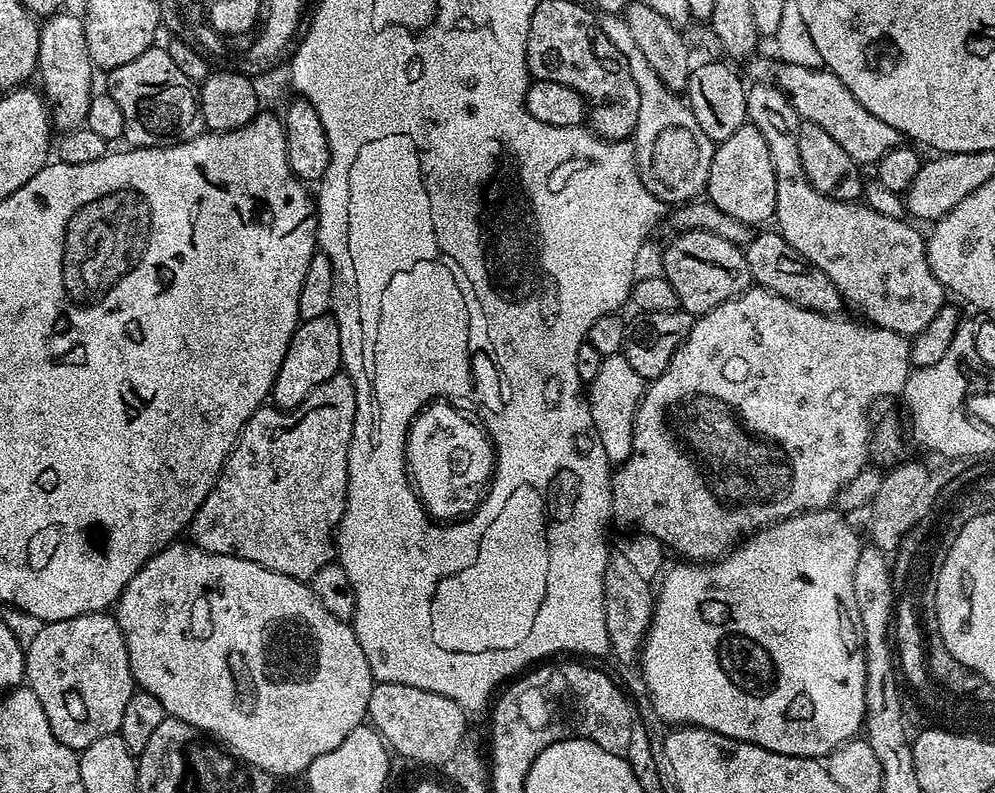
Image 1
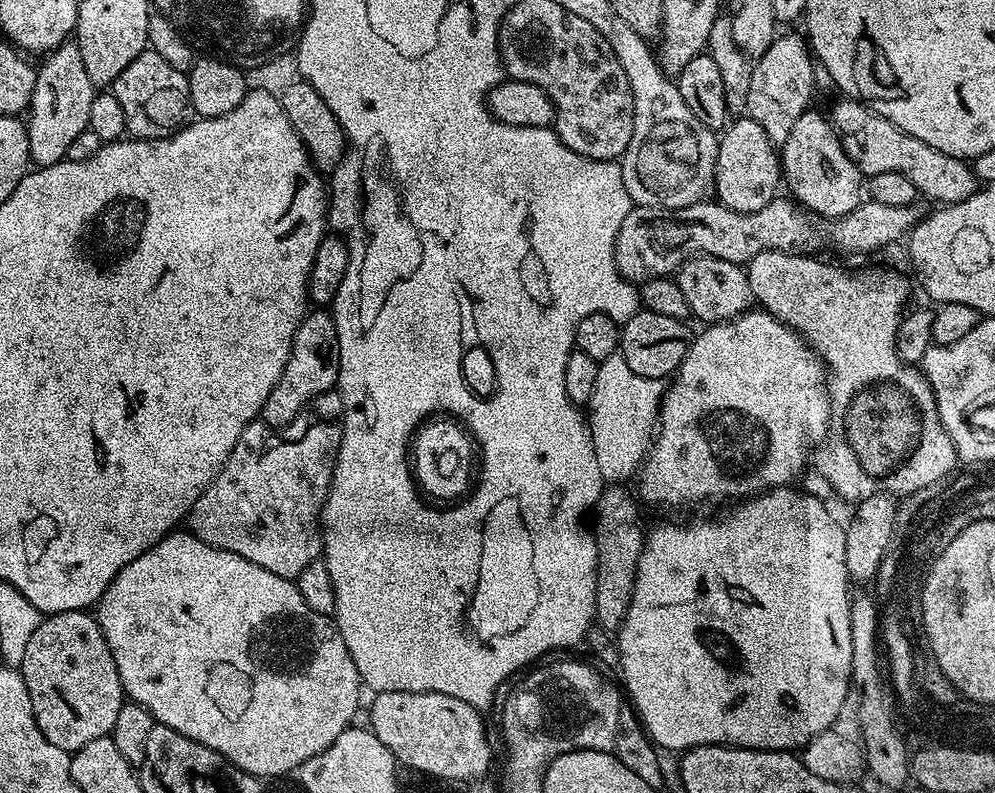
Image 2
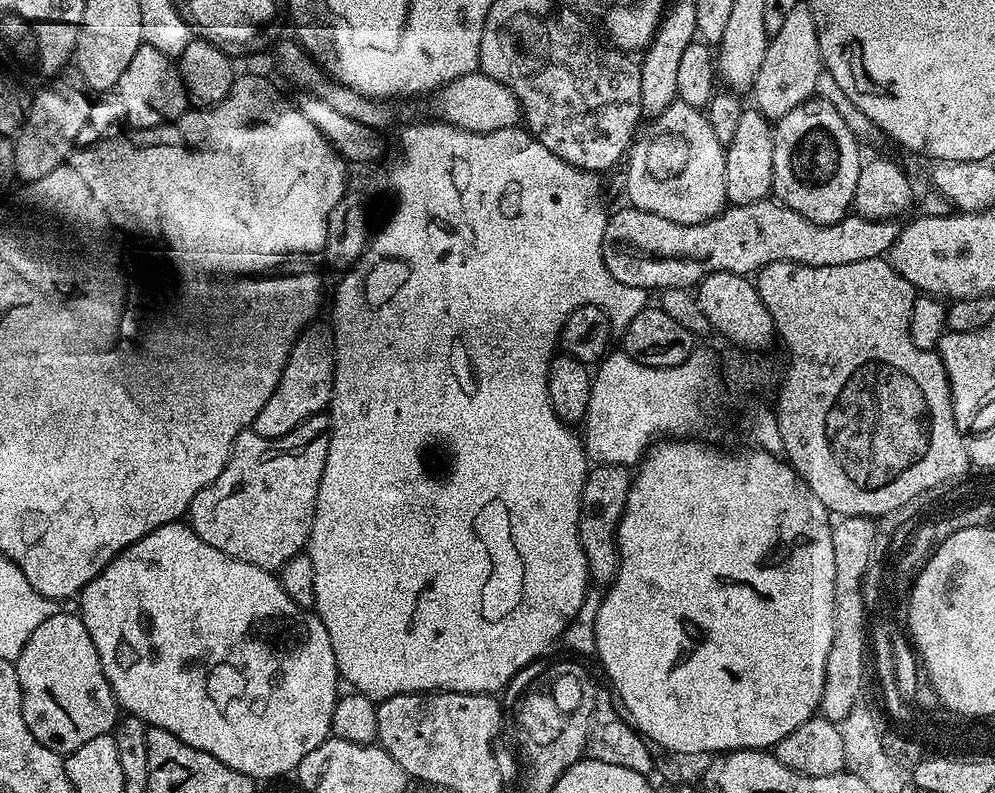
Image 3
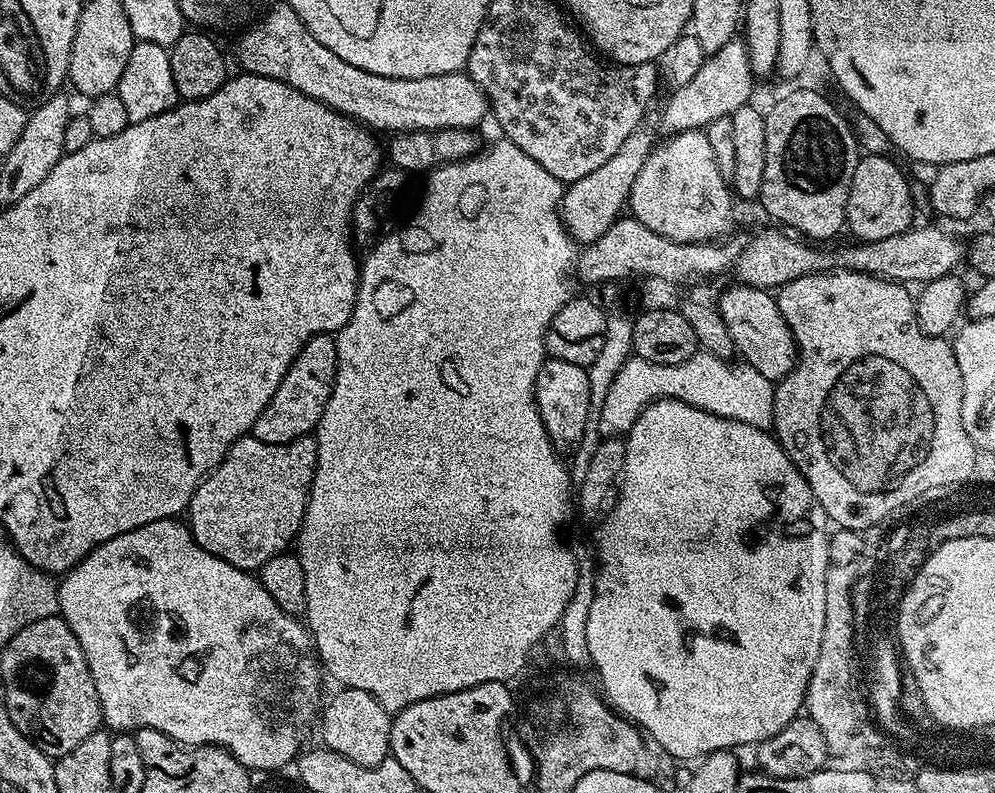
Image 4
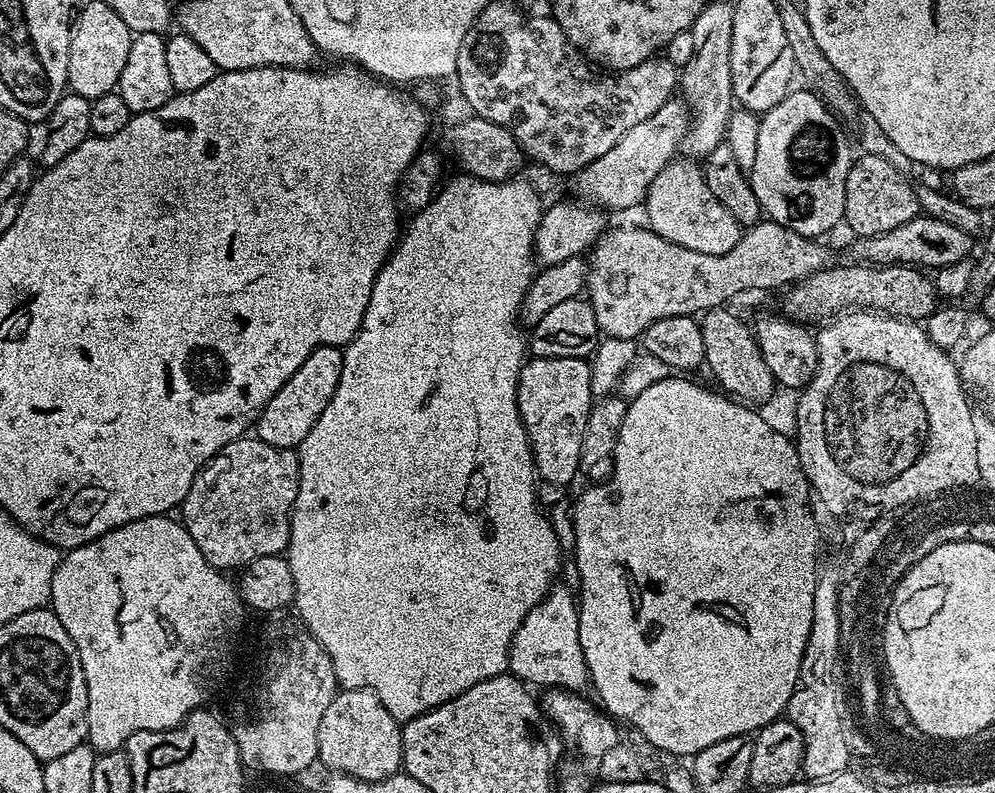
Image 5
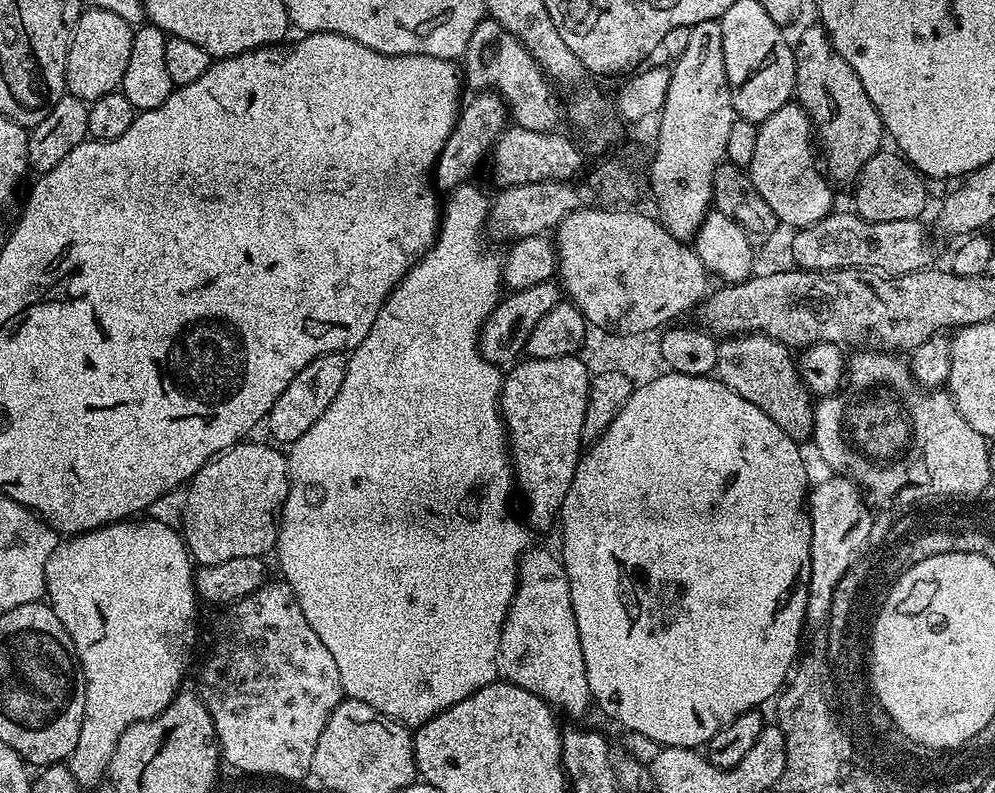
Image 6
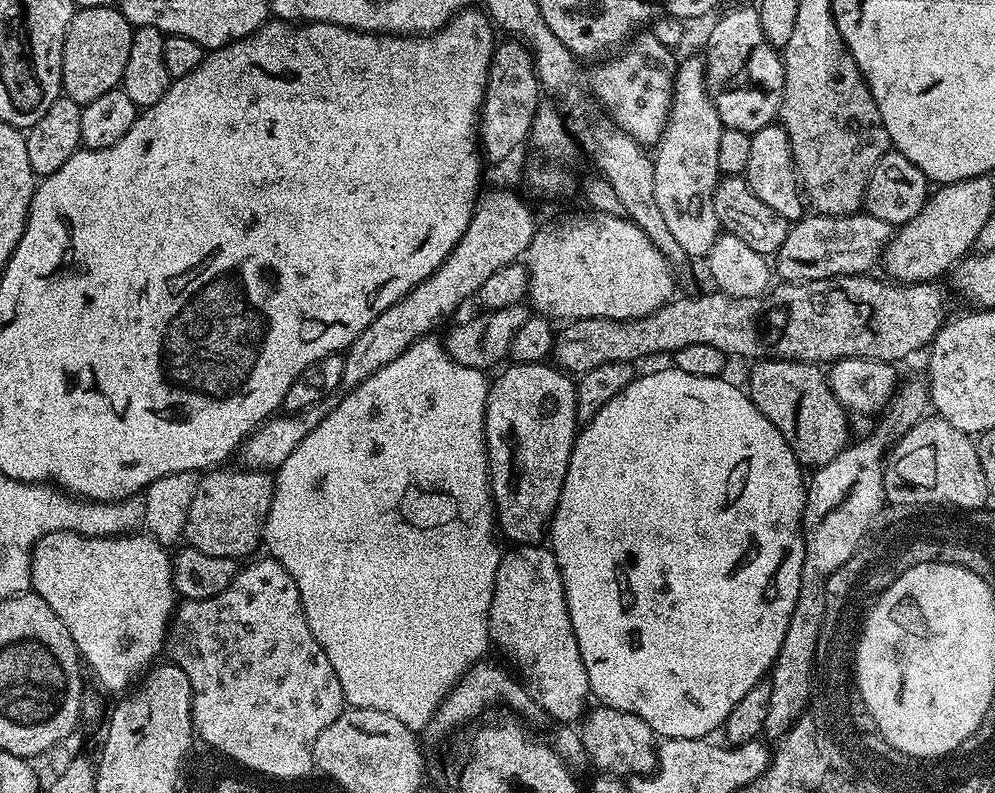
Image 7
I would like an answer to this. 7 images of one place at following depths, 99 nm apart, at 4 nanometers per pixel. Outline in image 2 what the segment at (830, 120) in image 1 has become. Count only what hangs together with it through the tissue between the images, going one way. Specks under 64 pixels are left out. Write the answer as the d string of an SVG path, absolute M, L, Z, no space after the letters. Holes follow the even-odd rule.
M840 98L830 111L830 119L842 142L842 150L846 150L850 162L858 166L861 177L867 178L883 172L902 174L914 182L921 197L929 196L924 198L937 200L935 203L940 206L957 204L972 196L974 168L969 161L942 154L942 150L934 150L934 146L926 146L926 142L906 134L906 130L894 126L894 122L882 118L882 114L867 108L862 101Z

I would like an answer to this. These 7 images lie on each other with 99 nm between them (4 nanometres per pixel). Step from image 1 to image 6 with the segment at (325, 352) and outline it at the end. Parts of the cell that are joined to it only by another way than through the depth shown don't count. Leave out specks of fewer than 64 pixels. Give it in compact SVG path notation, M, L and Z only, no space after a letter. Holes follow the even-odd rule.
M327 352L302 366L302 370L298 370L298 374L290 378L286 390L278 394L278 402L270 406L266 425L268 424L269 434L273 436L271 439L277 445L290 446L295 440L302 438L302 434L306 434L306 430L310 430L310 426L314 426L314 422L318 422L318 418L326 414L326 406L330 406L330 402L338 398L338 389L342 387L342 378L346 378L347 369L348 361L342 352Z

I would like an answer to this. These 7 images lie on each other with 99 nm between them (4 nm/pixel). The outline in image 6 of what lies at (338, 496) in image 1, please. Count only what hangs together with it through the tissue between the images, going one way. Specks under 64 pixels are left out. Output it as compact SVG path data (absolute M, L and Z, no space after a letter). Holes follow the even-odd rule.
M241 442L207 460L187 481L182 535L197 565L230 562L230 558L264 558L275 549L280 507L288 493L288 458L279 447Z

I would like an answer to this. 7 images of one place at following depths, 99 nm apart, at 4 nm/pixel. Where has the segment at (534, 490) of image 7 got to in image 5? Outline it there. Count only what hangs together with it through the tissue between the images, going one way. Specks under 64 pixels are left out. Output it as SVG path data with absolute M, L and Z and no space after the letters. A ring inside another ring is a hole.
M538 356L520 369L516 405L526 426L539 479L548 484L568 484L580 472L582 438L592 409L591 363L578 357Z

